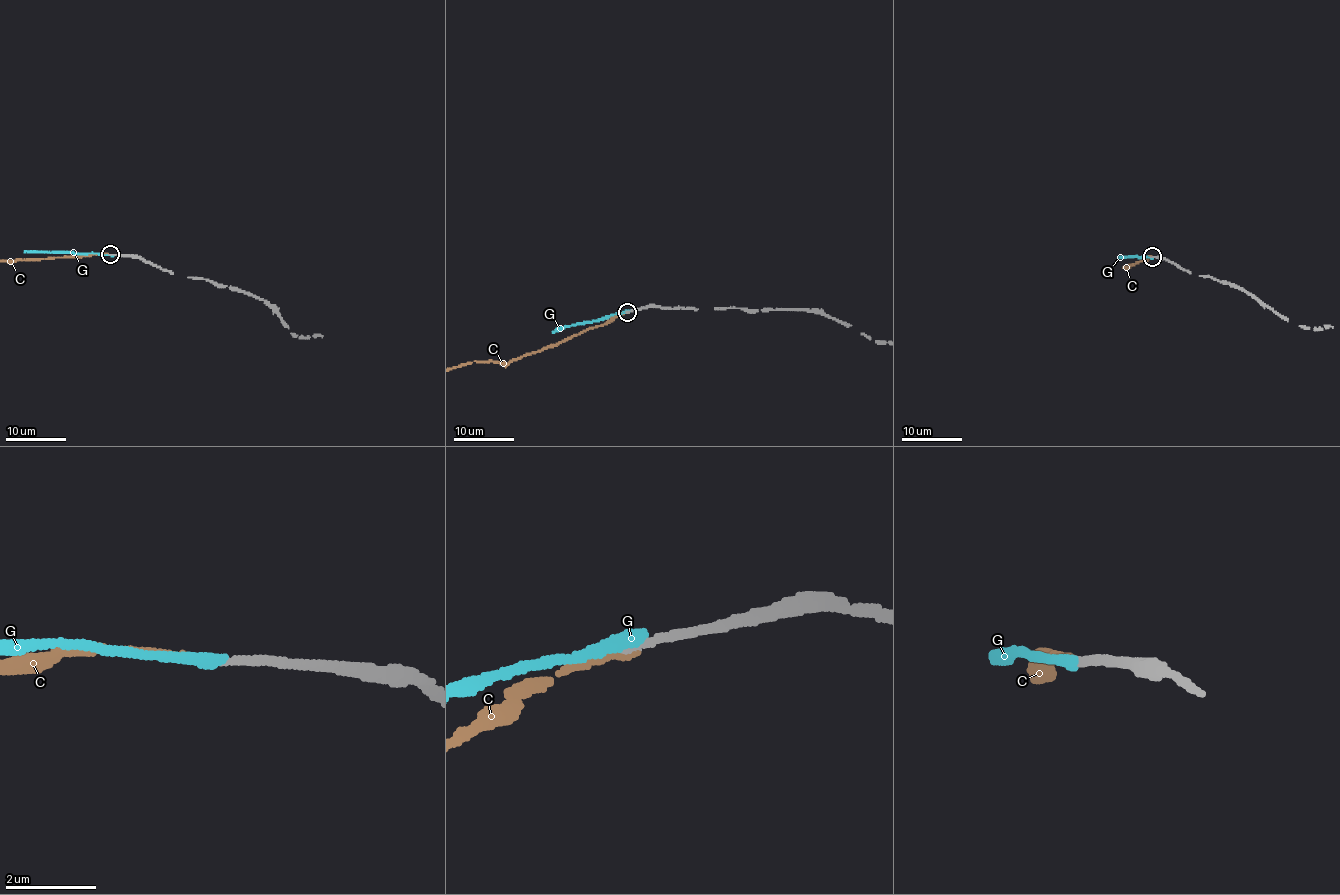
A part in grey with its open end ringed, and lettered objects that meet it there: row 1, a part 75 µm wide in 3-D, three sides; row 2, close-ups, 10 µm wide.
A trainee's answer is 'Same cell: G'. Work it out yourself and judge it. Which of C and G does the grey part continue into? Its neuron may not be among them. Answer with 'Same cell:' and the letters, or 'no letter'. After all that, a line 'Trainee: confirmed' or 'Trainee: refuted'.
Same cell: C
Trainee: refuted

